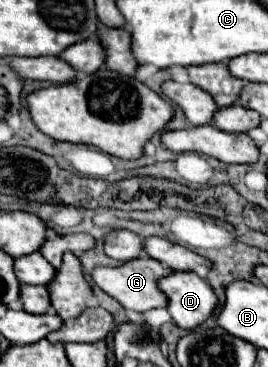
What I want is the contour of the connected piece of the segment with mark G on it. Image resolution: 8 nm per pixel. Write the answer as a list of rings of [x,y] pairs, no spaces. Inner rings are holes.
[[[139,256],[139,258],[131,260],[131,262],[123,262],[119,266],[115,266],[115,268],[109,268],[109,266],[93,268],[91,278],[105,294],[109,294],[113,300],[117,300],[123,308],[135,310],[135,312],[147,312],[147,310],[153,310],[153,308],[165,308],[167,306],[167,298],[159,290],[157,280],[161,276],[167,276],[169,272],[171,270],[163,268],[161,262],[157,262],[157,260],[149,258],[149,256]]]

